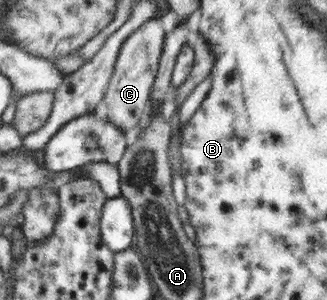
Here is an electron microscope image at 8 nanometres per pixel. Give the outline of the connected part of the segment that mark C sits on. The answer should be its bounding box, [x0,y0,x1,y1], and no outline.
[104,17,167,133]

